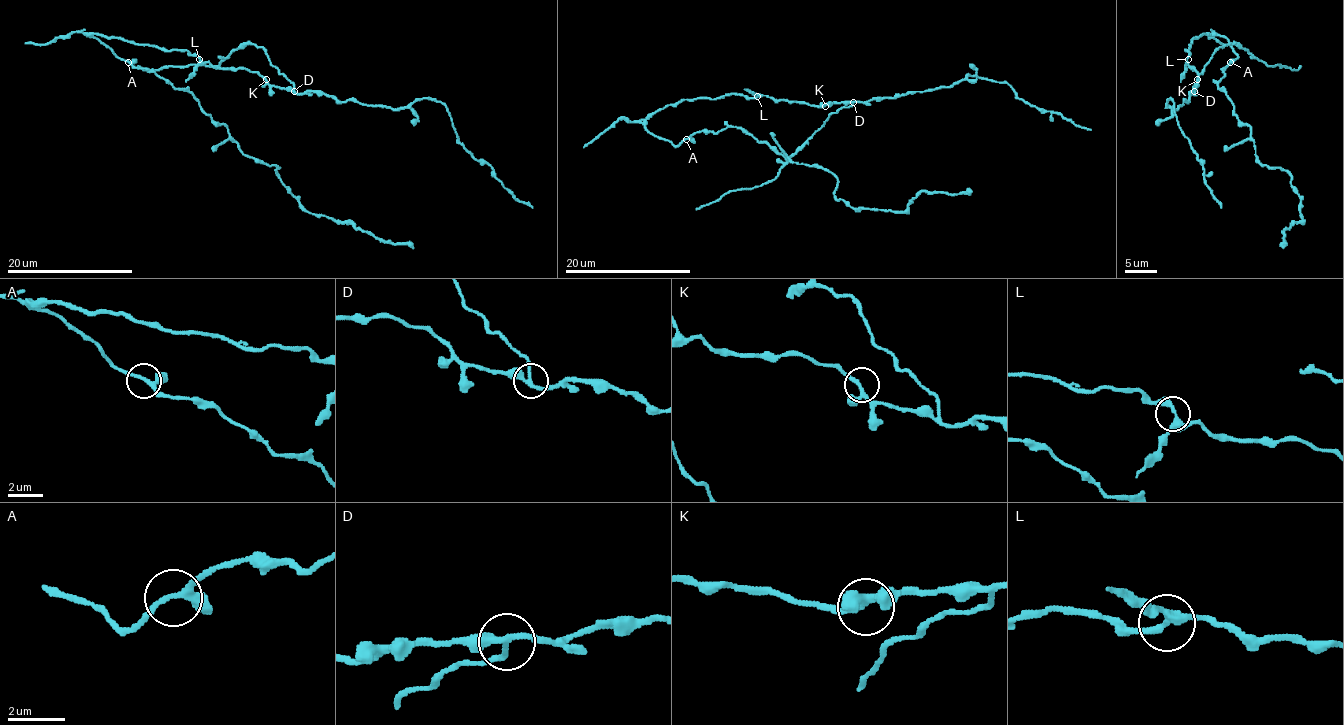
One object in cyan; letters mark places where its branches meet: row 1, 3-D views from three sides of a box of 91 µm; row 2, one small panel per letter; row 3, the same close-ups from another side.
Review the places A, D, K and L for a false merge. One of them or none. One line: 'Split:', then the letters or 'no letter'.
Split: D

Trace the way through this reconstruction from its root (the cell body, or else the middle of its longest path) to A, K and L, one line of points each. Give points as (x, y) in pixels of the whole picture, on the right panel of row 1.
A: (1194, 38), (1202, 33), (1223, 35), (1237, 55), (1230, 62)
K: (1194, 38), (1191, 46), (1185, 49), (1189, 54), (1186, 62), (1197, 73), (1197, 79)
L: (1194, 38), (1191, 46), (1185, 49), (1189, 54), (1188, 59)

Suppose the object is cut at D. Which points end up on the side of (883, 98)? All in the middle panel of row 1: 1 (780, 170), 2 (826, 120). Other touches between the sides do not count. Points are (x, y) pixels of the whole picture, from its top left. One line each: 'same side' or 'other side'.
1: other side
2: other side

